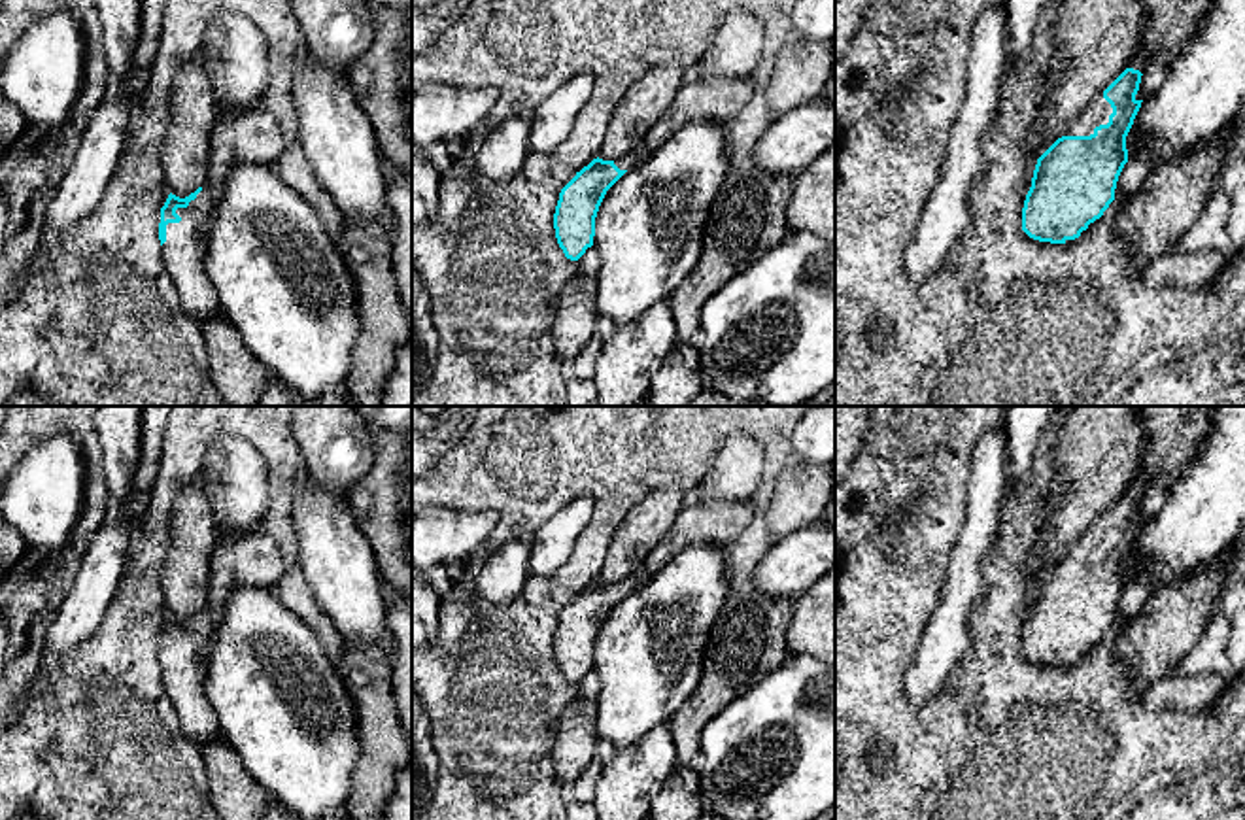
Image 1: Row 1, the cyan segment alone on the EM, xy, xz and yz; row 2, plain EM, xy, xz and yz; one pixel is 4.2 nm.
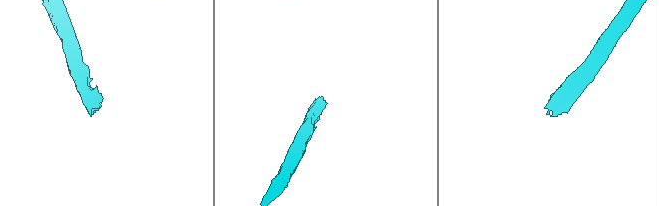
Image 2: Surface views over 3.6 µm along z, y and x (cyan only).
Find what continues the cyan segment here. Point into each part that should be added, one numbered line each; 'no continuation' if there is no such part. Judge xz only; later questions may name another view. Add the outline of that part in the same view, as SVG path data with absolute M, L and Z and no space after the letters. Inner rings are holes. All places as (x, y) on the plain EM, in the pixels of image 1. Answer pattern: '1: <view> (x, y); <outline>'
1: xz (631, 582); M640 567L637 571L633 571L631 574L627 574L623 580L620 580L620 582L614 584L614 588L620 593L637 591L640 586L642 586Z

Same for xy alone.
1: xy (184, 673); M204 606L187 631L176 633L181 644L166 648L166 665L161 669L179 727L198 746L221 739L217 716L204 693L206 659L217 624L219 618Z

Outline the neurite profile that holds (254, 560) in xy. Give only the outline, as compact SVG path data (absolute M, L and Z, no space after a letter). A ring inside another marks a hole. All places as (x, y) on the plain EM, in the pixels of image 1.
M263 529L221 535L212 554L206 606L221 618L227 597L236 586L274 589L283 571L278 546Z

